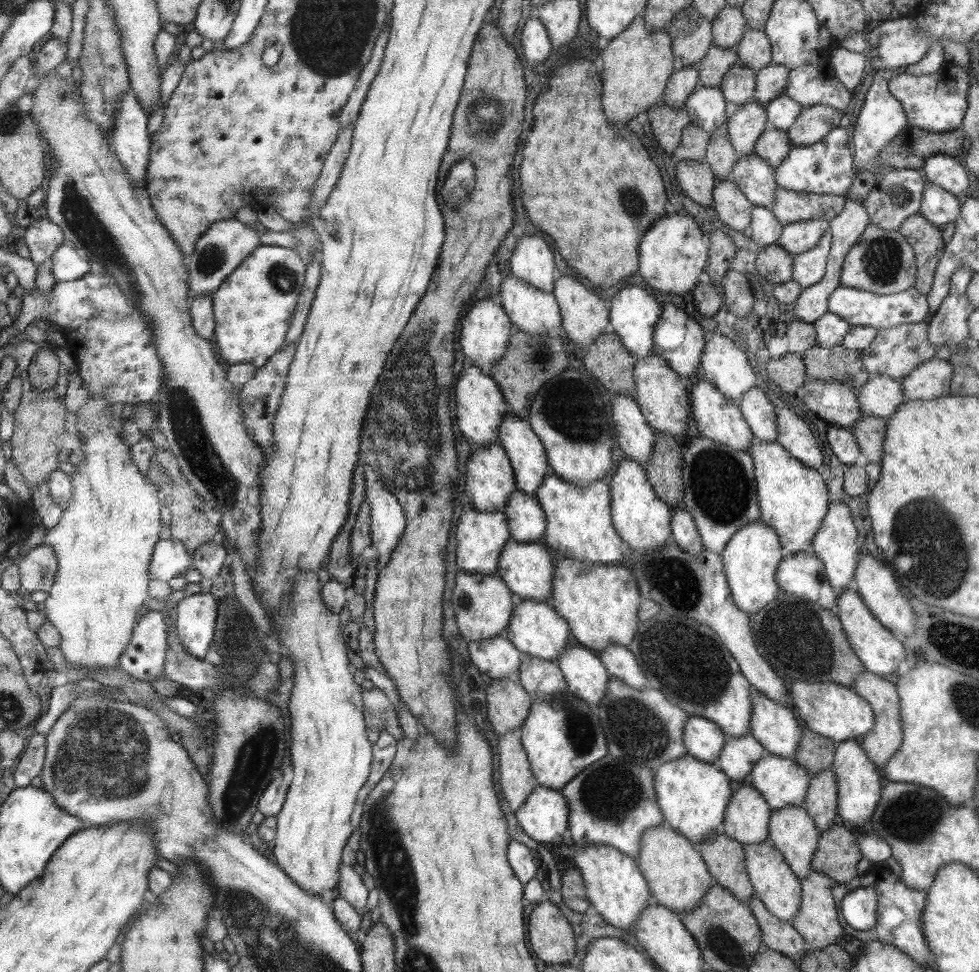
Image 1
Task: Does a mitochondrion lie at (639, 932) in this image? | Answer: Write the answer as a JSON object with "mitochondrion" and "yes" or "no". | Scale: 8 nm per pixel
{"mitochondrion":"no"}

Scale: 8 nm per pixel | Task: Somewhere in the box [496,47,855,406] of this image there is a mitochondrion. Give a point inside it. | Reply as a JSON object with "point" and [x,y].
{"point":[633,202]}

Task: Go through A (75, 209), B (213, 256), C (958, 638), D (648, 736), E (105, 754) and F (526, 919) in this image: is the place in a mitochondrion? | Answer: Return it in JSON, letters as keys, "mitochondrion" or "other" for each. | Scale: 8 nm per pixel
{"A":"mitochondrion","B":"mitochondrion","C":"other","D":"mitochondrion","E":"mitochondrion","F":"other"}

